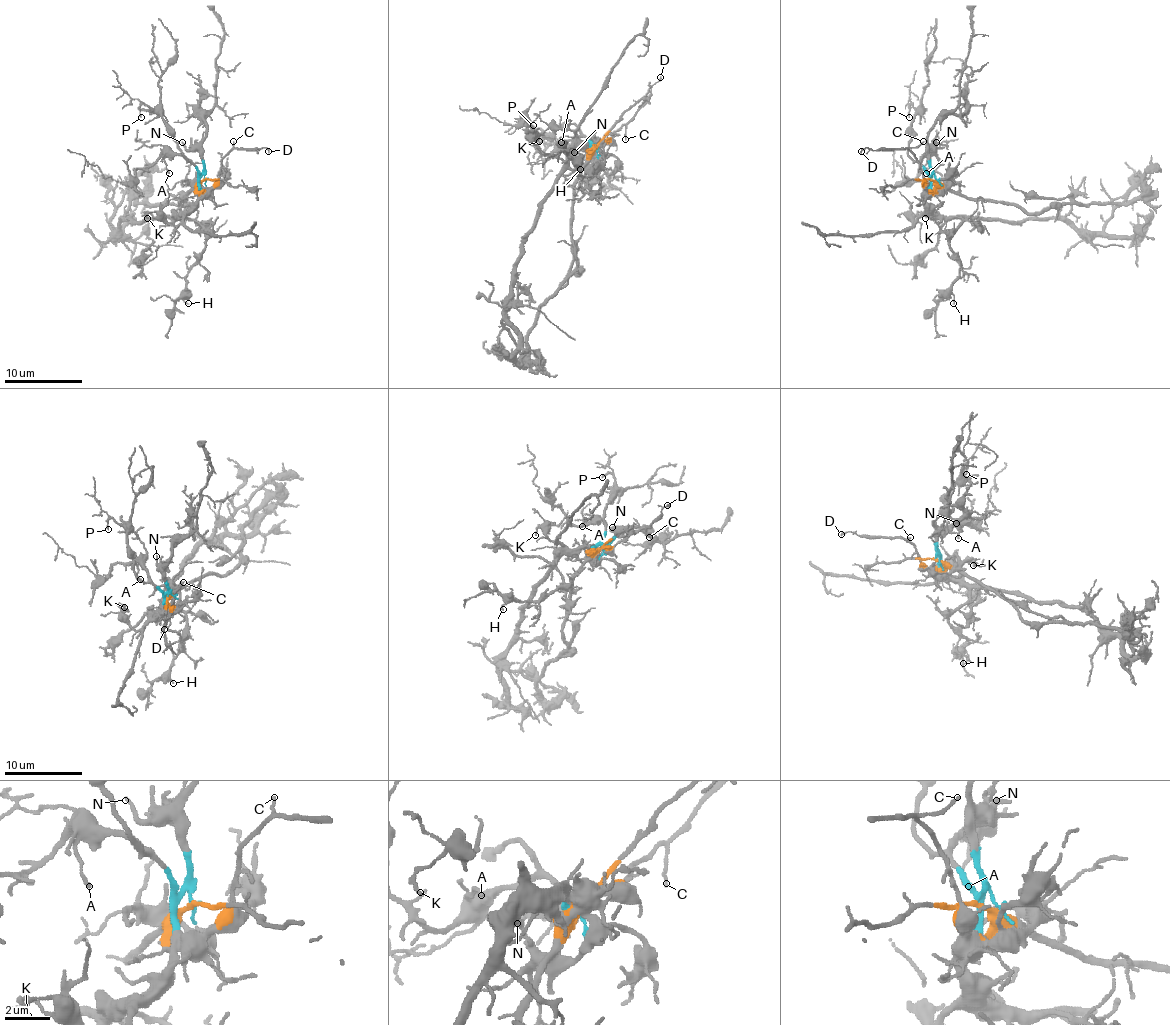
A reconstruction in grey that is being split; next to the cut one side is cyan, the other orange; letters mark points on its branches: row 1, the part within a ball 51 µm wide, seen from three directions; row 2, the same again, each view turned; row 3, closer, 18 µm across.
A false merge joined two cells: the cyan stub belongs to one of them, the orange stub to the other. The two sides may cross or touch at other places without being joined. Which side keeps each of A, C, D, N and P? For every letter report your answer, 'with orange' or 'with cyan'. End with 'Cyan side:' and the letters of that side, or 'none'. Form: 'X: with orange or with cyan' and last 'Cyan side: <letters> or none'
A: with cyan
C: with orange
D: with orange
N: with cyan
P: with cyan
Cyan side: A, N, P

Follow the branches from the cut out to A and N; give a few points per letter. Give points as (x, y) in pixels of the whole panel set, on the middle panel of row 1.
A: (596, 145), (593, 147), (583, 137), (555, 143), (561, 143)
N: (596, 145), (579, 147), (573, 153)

